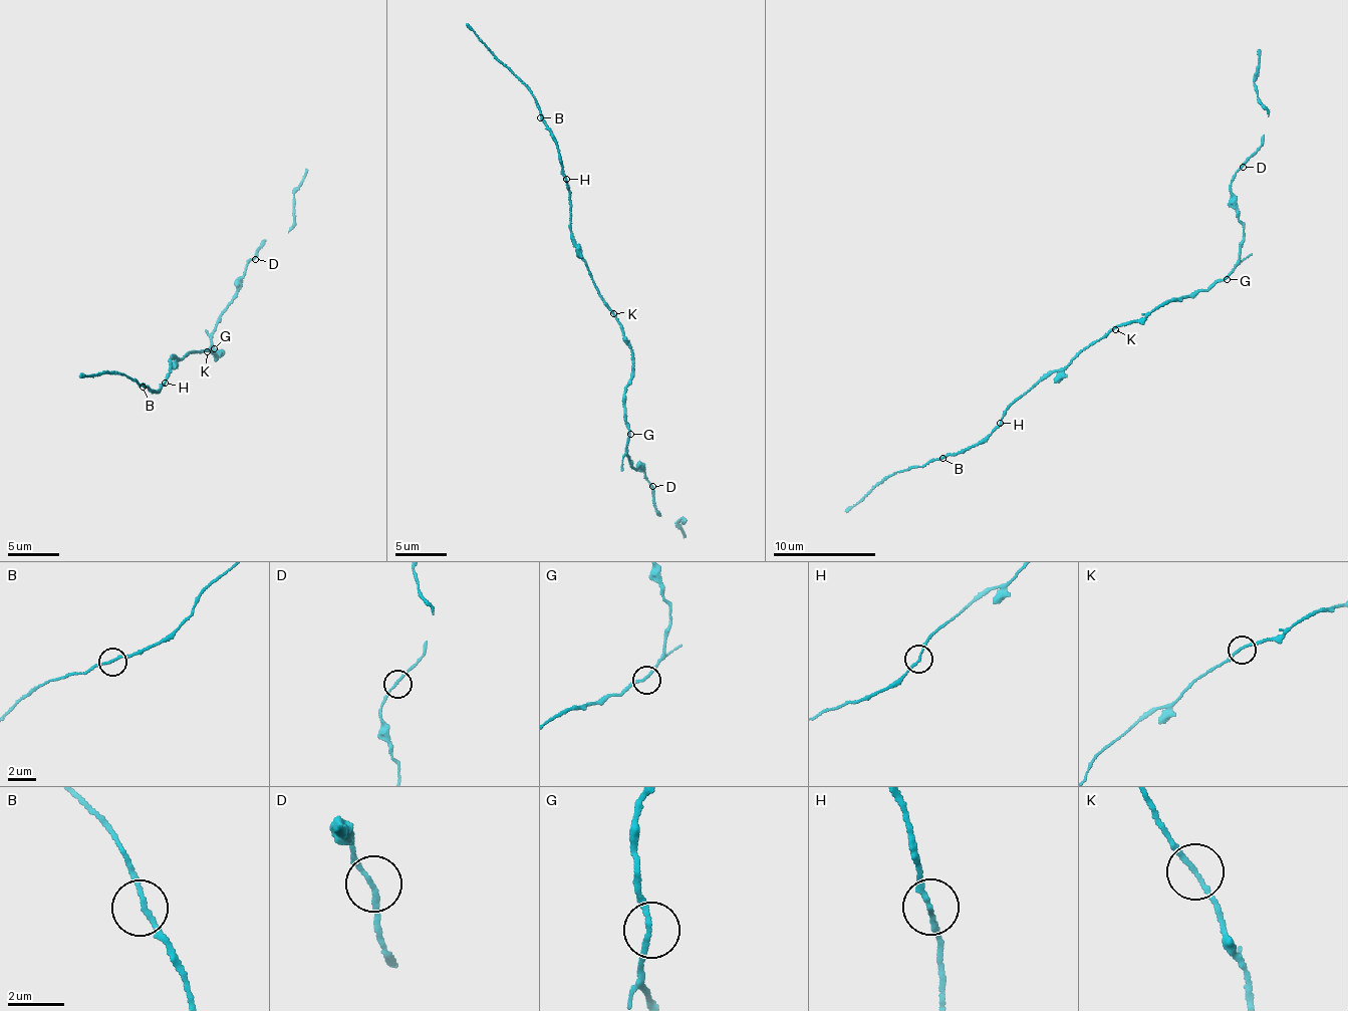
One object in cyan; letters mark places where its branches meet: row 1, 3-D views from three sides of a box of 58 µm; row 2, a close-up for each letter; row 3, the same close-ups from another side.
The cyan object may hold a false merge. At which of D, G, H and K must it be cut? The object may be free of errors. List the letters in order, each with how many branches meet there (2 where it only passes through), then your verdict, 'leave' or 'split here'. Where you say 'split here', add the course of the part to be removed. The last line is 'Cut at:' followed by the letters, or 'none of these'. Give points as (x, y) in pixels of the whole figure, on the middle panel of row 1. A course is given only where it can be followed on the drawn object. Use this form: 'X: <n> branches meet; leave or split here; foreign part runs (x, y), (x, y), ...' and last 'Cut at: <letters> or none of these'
D: 2 branches meet; leave
G: 2 branches meet; leave
H: 2 branches meet; leave
K: 2 branches meet; leave
Cut at: none of these

